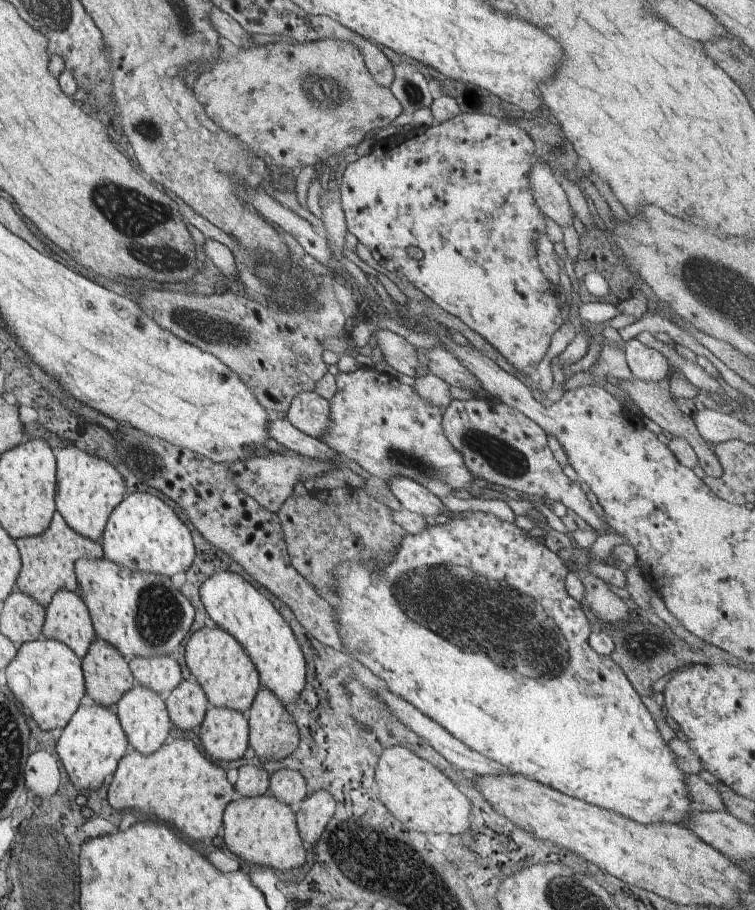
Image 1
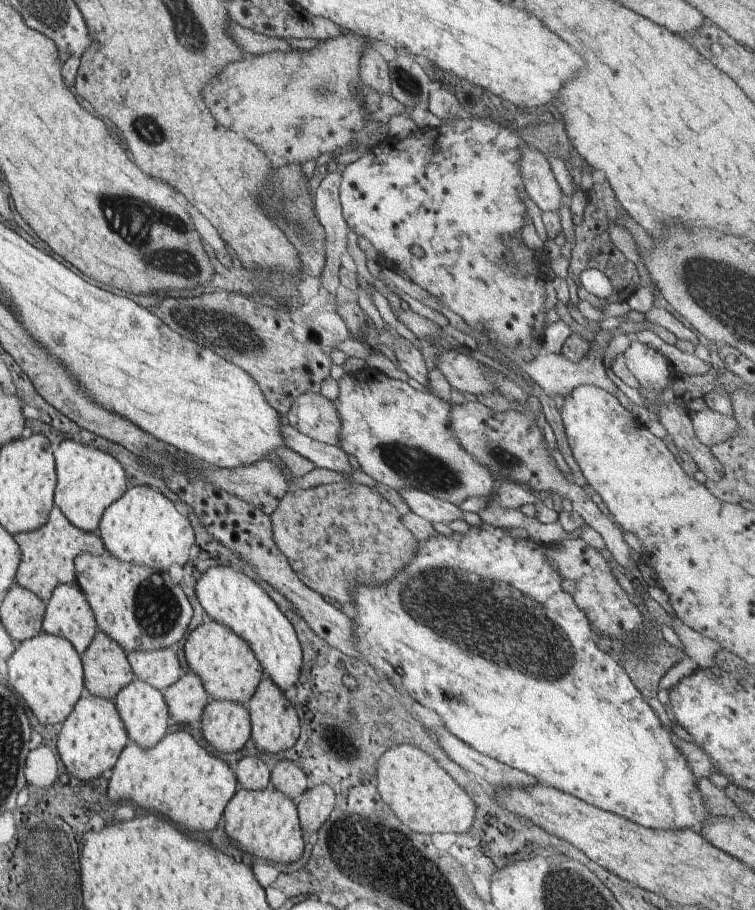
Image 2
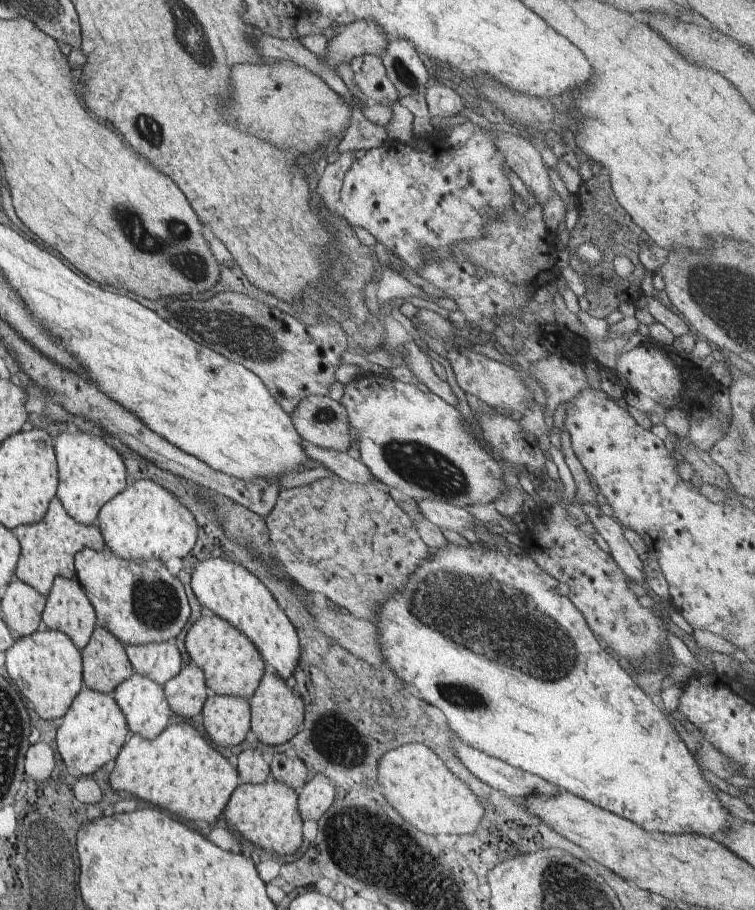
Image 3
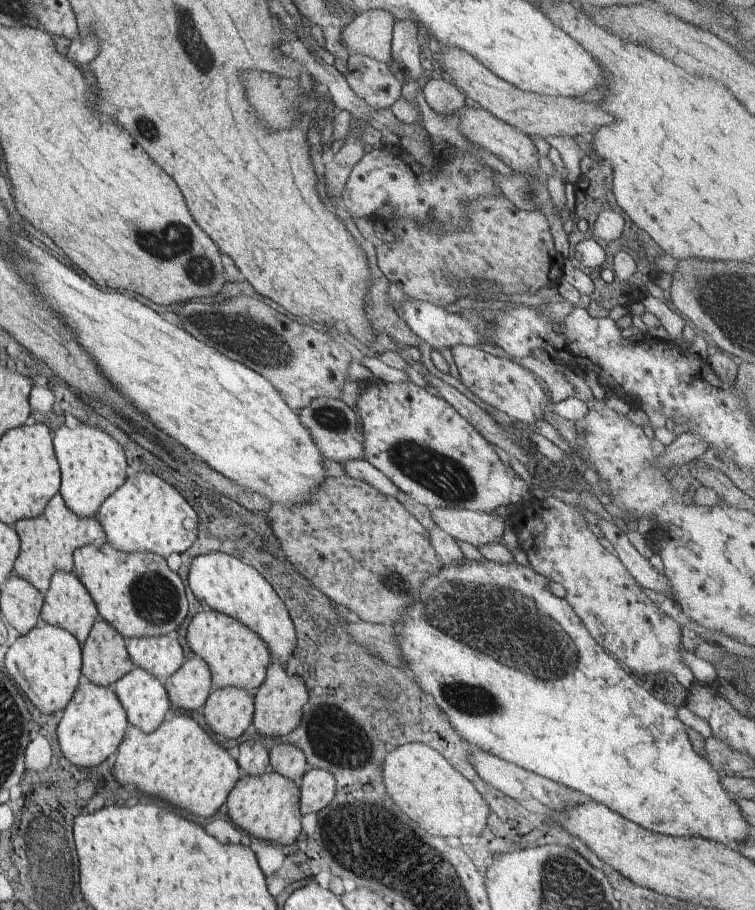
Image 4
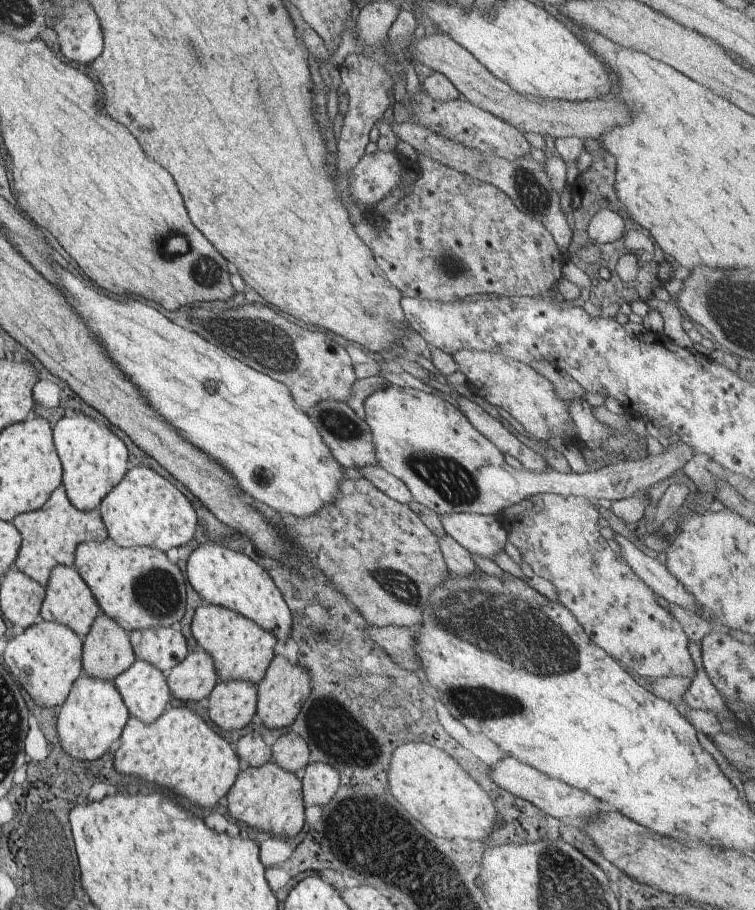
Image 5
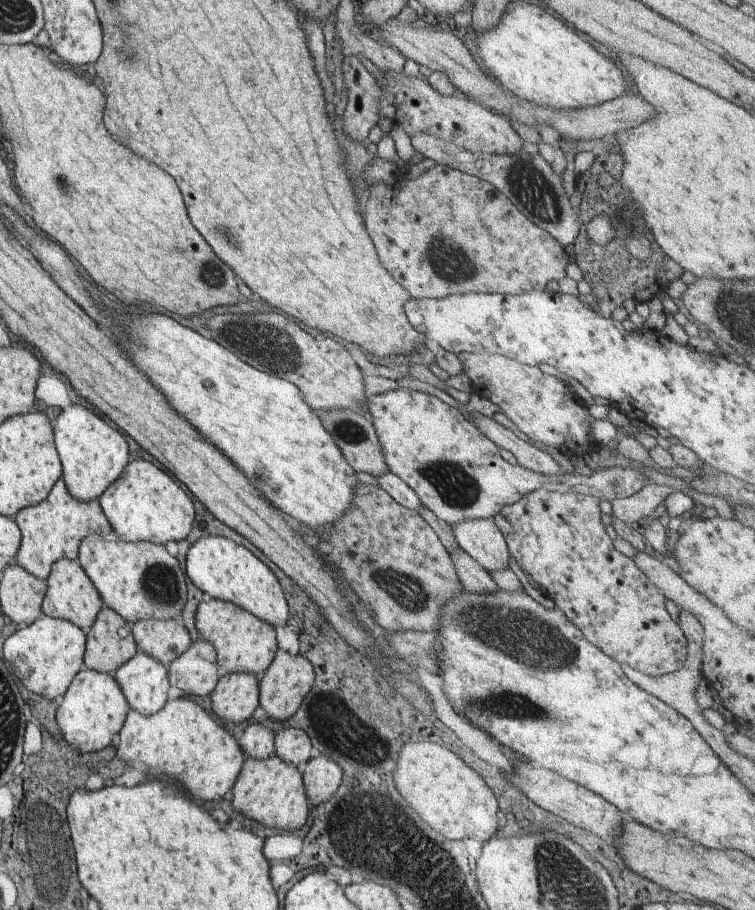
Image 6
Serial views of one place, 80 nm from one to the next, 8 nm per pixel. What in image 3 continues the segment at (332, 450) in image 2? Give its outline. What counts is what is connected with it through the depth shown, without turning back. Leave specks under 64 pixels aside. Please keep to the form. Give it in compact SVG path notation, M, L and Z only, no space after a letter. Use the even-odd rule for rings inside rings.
M302 439L304 452L308 452L308 457L320 464L324 464L339 478L372 485L378 478L368 471L368 468L360 460L354 460L347 452L336 452L336 450L324 450L314 446L312 442Z

